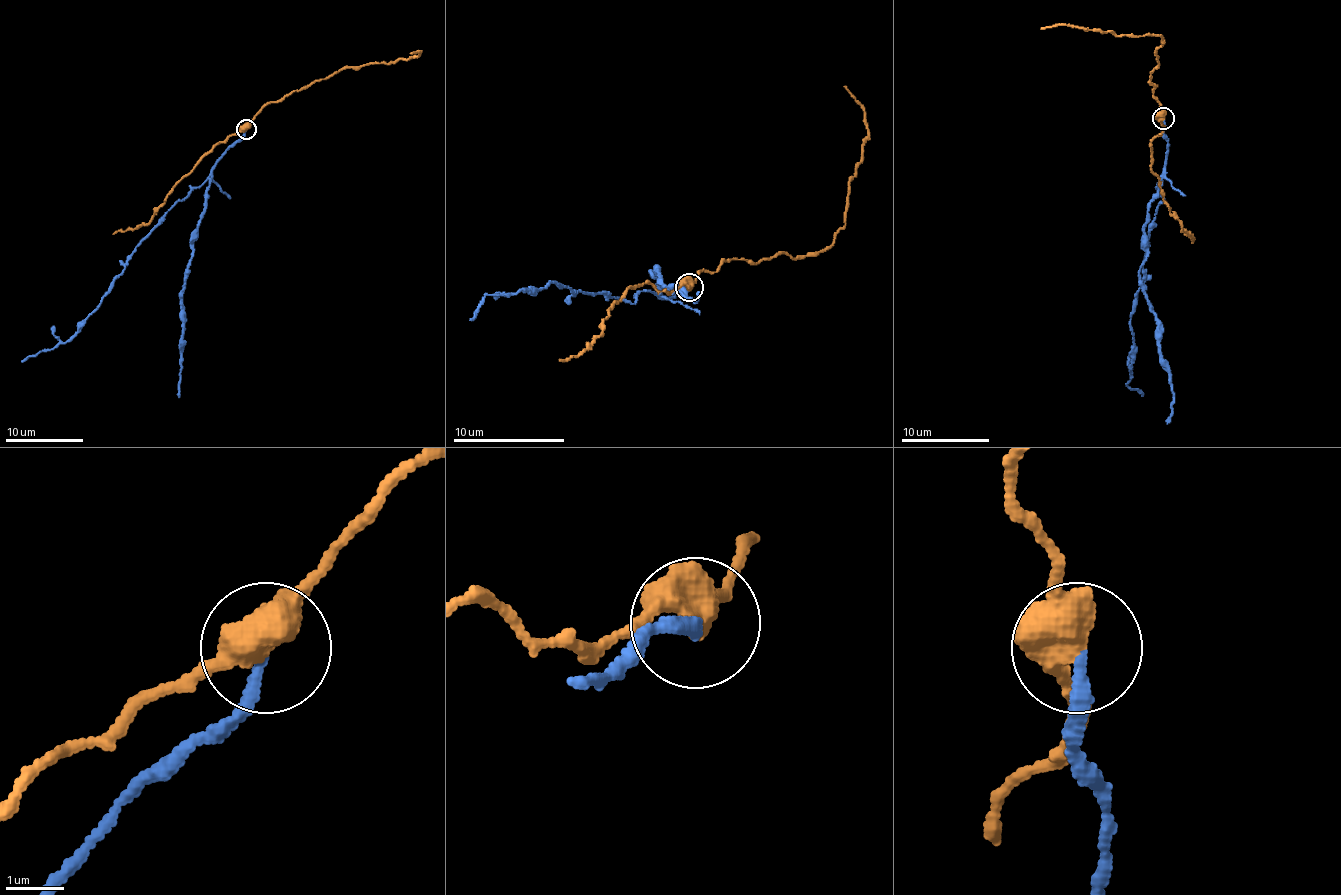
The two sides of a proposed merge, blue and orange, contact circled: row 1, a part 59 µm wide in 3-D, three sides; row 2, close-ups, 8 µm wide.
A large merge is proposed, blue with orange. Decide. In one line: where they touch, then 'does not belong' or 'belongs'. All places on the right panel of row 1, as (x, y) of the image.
at (1163, 118); does not belong

